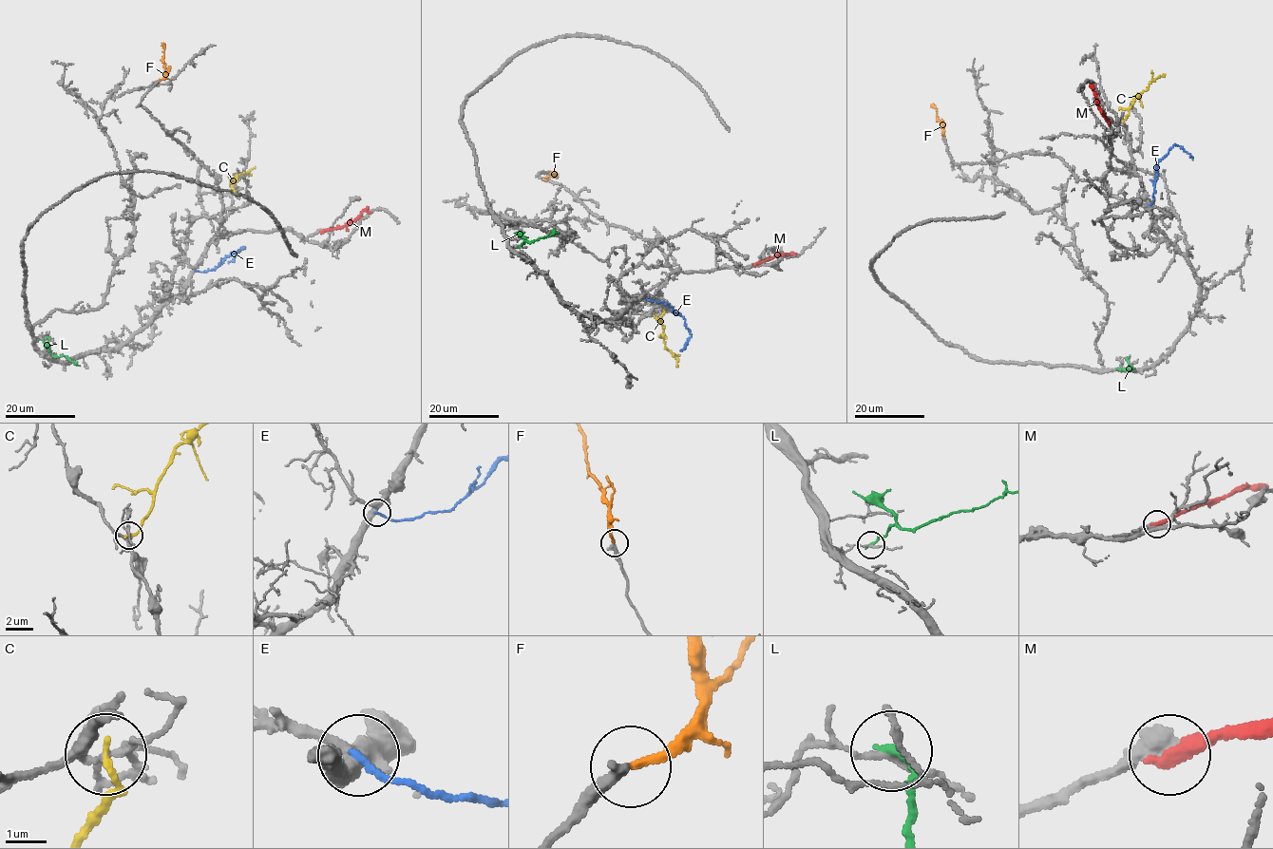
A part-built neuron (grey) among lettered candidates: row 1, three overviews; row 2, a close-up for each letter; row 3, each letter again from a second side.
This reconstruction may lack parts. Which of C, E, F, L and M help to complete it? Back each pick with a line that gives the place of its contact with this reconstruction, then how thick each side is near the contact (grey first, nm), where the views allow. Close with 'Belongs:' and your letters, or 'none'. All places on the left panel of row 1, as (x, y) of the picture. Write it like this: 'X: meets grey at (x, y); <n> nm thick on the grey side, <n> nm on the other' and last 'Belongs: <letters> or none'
F: meets grey at (160, 81); 320 nm thick on the grey side, 200 nm on the other
Belongs: F

